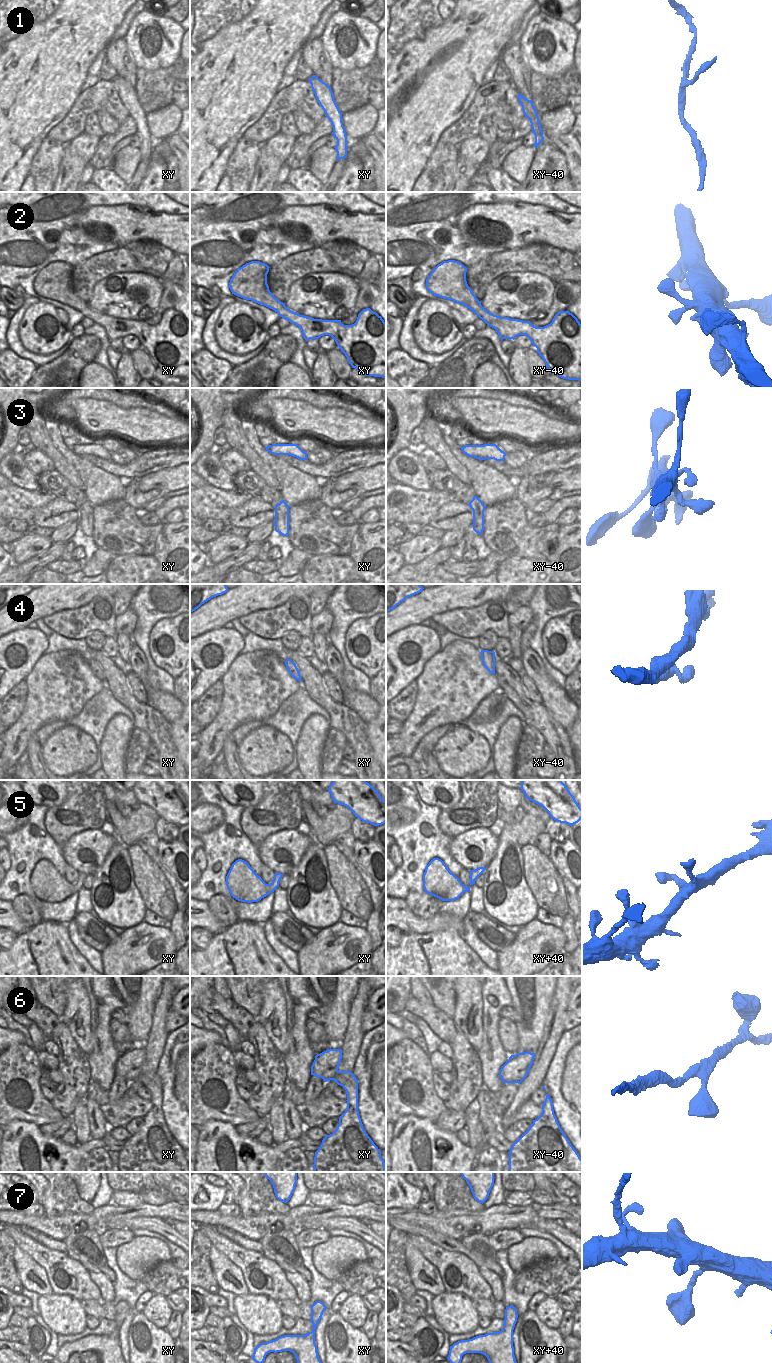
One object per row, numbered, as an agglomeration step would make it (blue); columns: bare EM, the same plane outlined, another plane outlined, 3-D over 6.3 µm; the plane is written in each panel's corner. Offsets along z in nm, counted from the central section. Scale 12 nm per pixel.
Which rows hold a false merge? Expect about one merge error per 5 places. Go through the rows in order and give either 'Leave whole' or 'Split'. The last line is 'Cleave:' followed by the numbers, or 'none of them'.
1: Leave whole
2: Leave whole
3: Leave whole
4: Leave whole
5: Leave whole
6: Leave whole
7: Leave whole
Cleave: none of them.

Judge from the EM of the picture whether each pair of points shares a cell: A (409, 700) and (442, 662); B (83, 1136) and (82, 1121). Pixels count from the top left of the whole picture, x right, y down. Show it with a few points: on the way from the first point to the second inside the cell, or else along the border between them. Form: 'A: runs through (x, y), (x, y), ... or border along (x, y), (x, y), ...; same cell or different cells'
A: border along (416, 681), (416, 702), (410, 714); different cells
B: runs through (83, 1132), (82, 1125); same cell

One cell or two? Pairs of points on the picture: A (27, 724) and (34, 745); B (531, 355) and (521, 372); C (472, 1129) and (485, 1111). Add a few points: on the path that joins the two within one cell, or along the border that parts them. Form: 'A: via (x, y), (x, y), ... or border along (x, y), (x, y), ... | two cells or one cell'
A: border along (33, 734), (28, 740), (24, 752) | two cells
B: border along (525, 350), (528, 373), (531, 377) | two cells
C: border along (476, 1098), (483, 1134) | two cells

